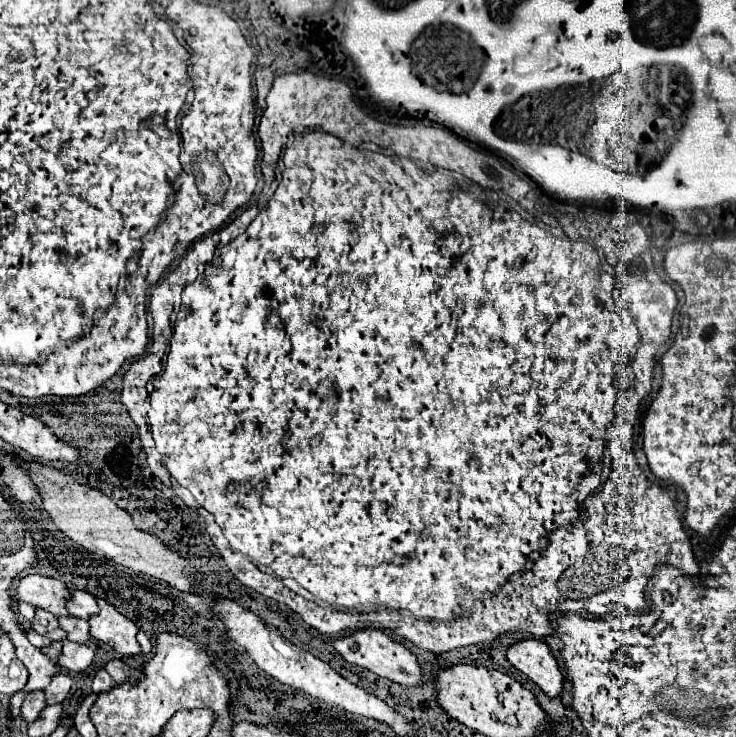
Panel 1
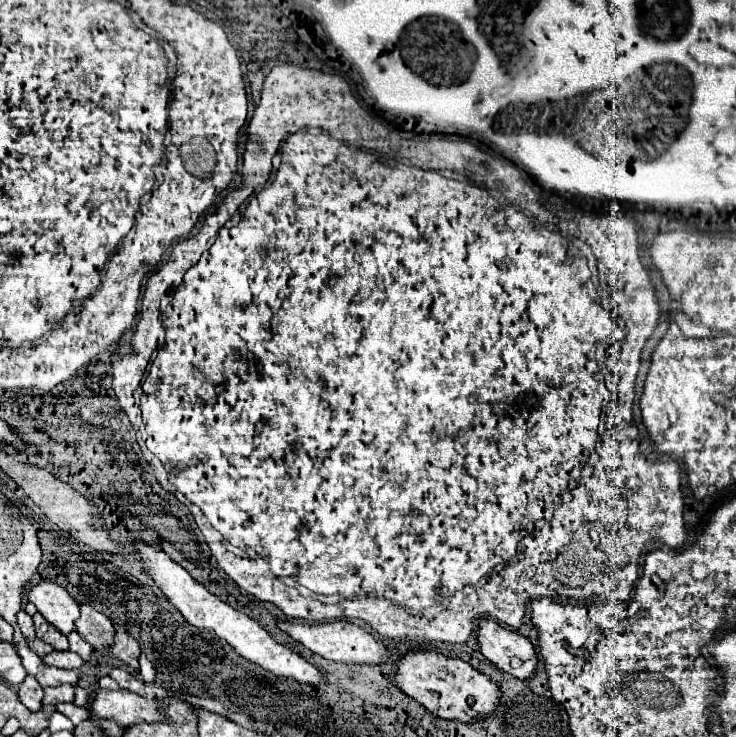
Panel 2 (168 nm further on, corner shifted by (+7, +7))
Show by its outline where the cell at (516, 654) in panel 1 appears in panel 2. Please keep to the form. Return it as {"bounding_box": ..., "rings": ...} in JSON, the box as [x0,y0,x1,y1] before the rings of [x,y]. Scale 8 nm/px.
{"bounding_box":[479,621,539,679],"rings":[[[495,621],[479,623],[479,645],[481,653],[489,661],[517,679],[529,679],[539,665],[533,643],[517,631],[509,631]]]}

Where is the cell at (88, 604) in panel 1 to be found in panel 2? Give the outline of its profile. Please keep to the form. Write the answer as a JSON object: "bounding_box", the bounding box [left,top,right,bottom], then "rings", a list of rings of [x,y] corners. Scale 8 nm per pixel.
{"bounding_box":[77,603,115,649],"rings":[[[81,603],[79,609],[81,617],[77,619],[77,631],[91,643],[91,647],[95,649],[109,647],[113,643],[113,629],[115,629],[113,623],[87,603]]]}

